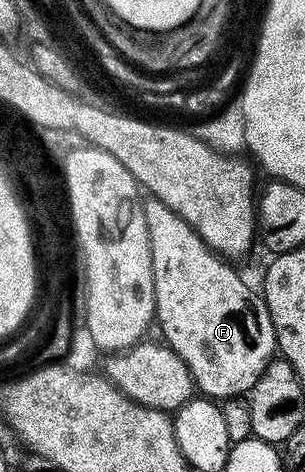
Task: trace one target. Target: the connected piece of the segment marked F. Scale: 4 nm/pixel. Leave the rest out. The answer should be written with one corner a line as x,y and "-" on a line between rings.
152,195
146,196
142,200
143,219
147,219
147,235
149,236
149,246
151,247
151,267
153,268
153,282
155,283
155,314
156,324
161,324
161,333
164,344
170,349
174,349
183,359
183,363
187,363
189,368
189,376
192,377
194,386
198,390
201,389
206,398
224,399
226,397
239,397
248,394
251,389
256,387
258,379
263,375
265,368
269,365
278,352
277,336
275,335
275,327
271,323
271,315
265,306
264,296
260,292
257,293
232,269
228,260
222,259
218,254
214,253
208,245
203,243
203,239
193,230
186,221
181,218
175,211
171,211
171,207
167,207
167,203
163,203
157,197

